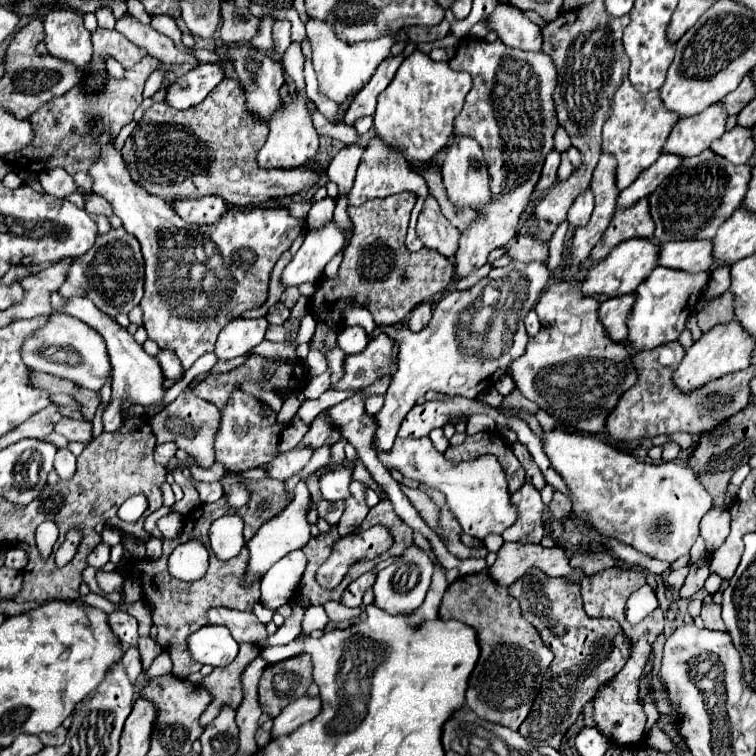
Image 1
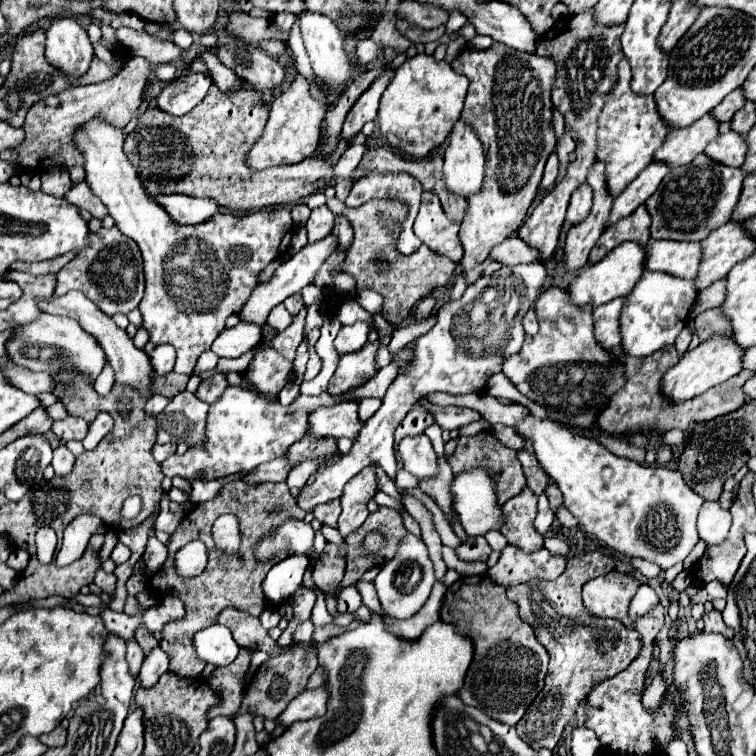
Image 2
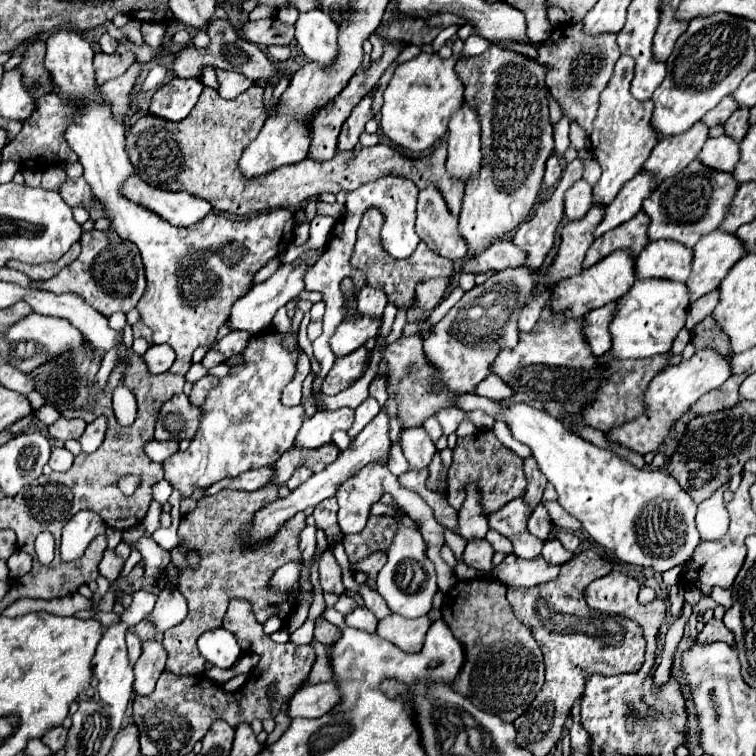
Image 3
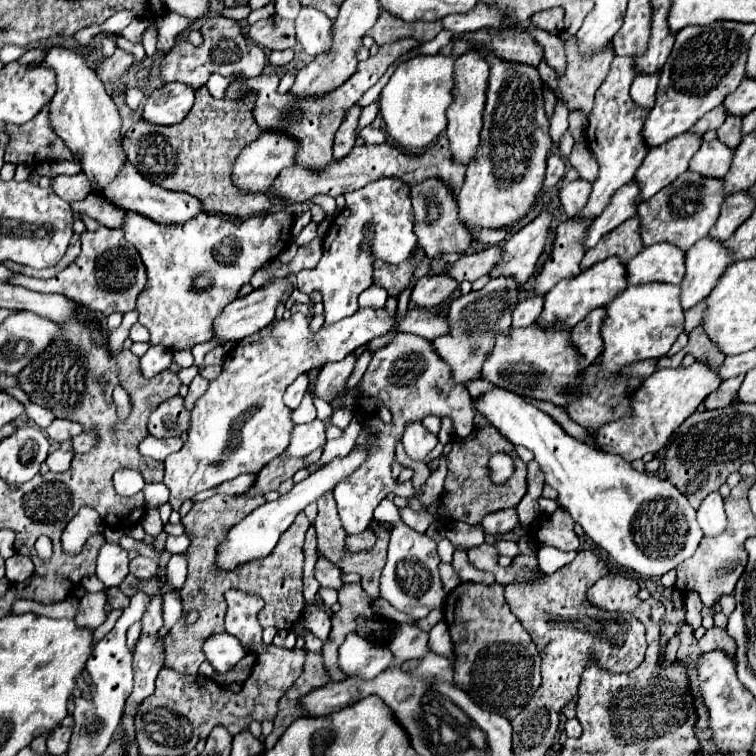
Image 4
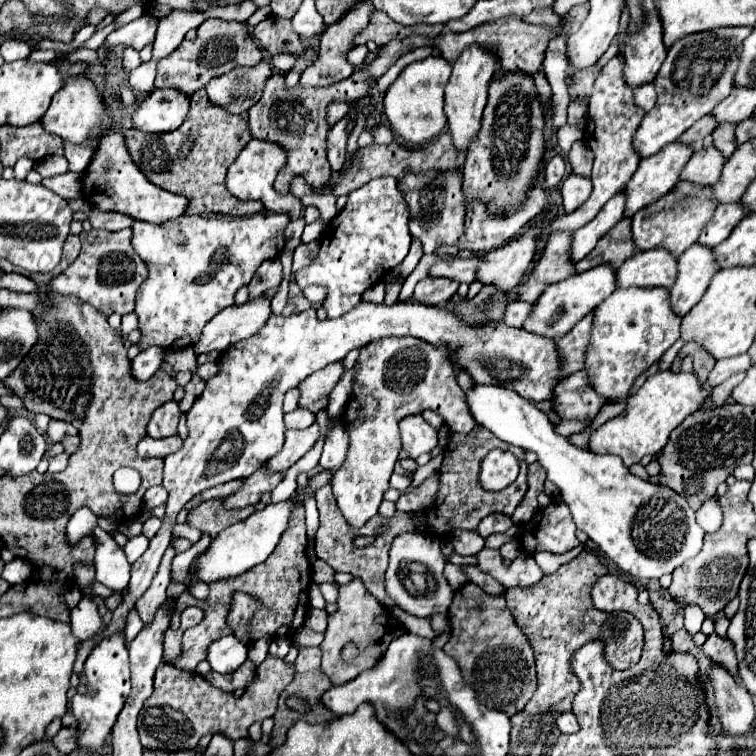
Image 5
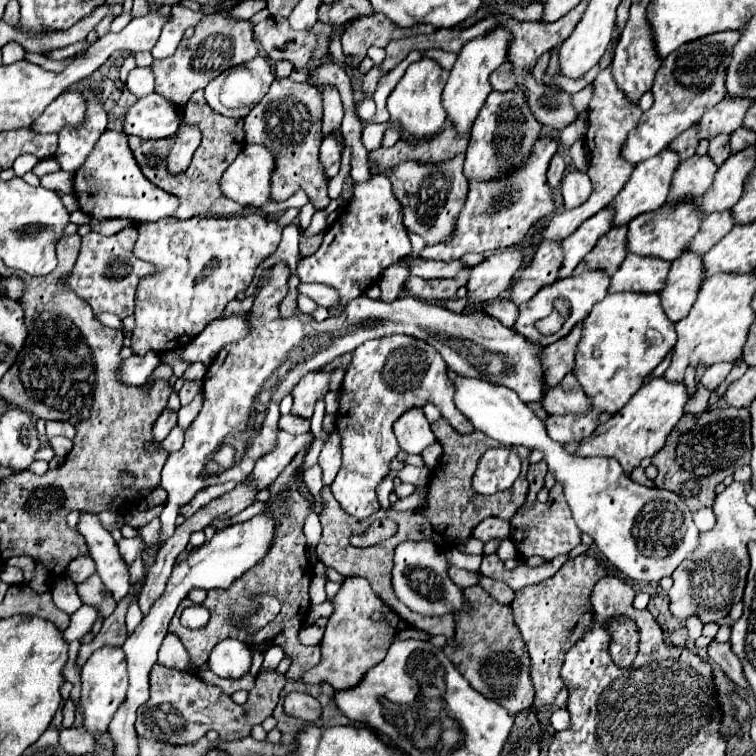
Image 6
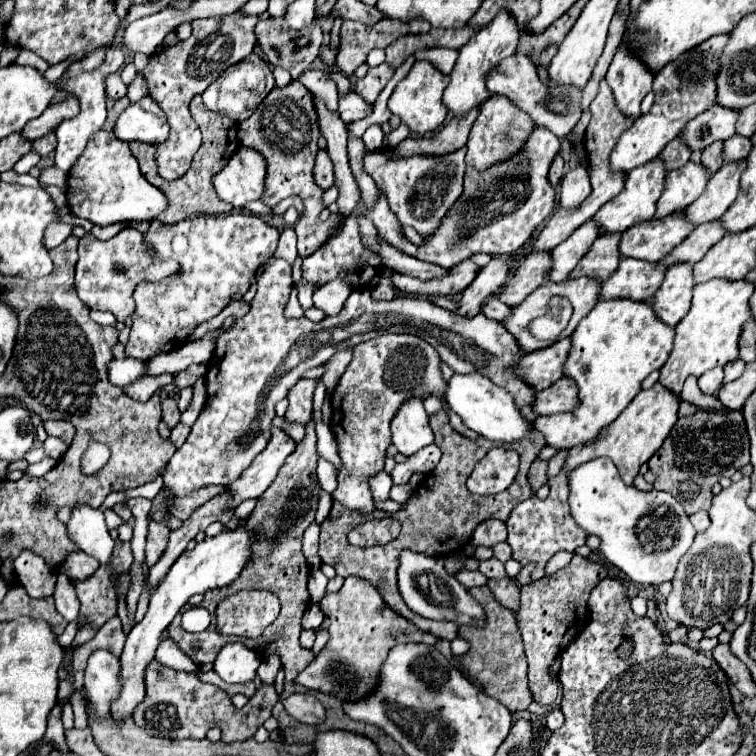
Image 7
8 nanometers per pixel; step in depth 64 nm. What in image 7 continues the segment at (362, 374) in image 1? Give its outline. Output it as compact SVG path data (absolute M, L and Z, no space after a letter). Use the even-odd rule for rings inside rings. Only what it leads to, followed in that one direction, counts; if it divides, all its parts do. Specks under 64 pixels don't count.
M302 378L298 380L298 384L288 392L288 412L286 418L290 422L298 422L298 424L308 424L308 420L312 418L312 396L314 390L318 386L318 380L310 380L310 378Z

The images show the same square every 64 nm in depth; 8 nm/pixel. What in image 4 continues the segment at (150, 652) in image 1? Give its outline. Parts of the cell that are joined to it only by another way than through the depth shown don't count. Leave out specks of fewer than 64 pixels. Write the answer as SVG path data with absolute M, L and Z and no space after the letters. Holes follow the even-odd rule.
M152 596L152 604L148 606L148 612L144 612L142 620L142 634L154 636L162 628L162 608L160 608L162 596Z

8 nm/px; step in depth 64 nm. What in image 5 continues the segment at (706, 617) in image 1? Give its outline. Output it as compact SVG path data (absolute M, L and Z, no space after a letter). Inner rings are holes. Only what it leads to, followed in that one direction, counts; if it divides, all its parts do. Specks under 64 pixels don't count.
M712 632L712 634L706 638L706 642L704 642L704 646L702 646L702 652L704 652L708 658L724 664L724 666L734 674L734 678L736 678L736 668L738 668L738 666L736 666L736 654L734 654L734 644L732 644L728 638L722 638L722 636L718 636L716 632Z

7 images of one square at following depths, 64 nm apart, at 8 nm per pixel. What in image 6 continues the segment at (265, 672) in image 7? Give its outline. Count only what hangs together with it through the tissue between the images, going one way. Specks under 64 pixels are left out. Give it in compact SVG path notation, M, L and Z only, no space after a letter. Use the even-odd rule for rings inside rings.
M270 646L270 648L264 652L264 664L262 664L262 668L264 668L264 670L274 670L274 668L280 664L282 658L284 658L282 646Z

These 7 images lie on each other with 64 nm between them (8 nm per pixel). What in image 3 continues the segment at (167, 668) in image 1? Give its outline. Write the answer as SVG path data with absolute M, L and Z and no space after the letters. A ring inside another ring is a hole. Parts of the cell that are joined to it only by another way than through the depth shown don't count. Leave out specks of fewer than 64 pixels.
M148 642L142 644L142 656L140 662L134 664L134 690L136 694L148 694L152 692L156 680L166 670L166 652L160 642Z

